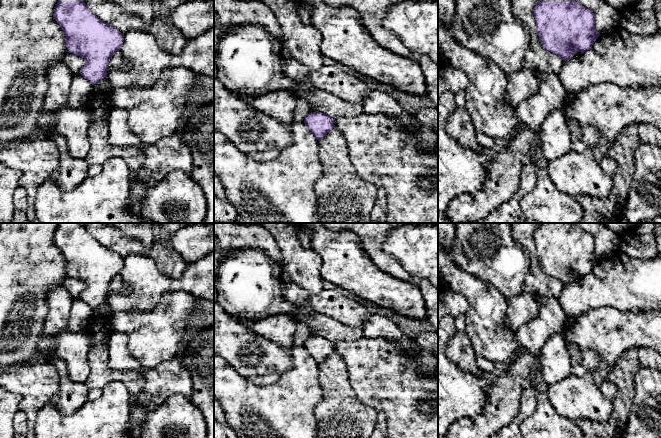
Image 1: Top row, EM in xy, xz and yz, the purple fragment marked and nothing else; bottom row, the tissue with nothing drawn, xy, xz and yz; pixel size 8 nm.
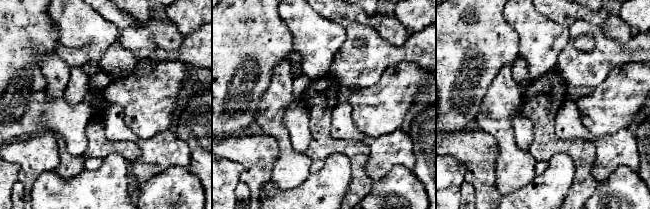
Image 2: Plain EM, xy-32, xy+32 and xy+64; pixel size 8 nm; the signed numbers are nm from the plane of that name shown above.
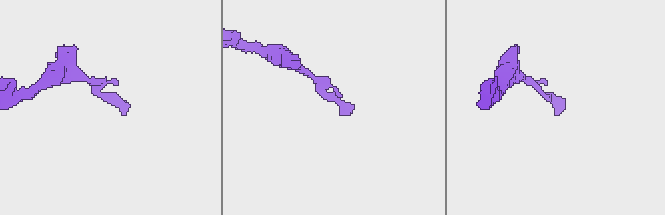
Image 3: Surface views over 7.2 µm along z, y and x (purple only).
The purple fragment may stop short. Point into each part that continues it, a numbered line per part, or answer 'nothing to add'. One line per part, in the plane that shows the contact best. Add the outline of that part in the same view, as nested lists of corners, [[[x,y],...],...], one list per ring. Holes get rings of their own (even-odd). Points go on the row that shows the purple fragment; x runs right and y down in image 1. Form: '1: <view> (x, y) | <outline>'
nothing to add

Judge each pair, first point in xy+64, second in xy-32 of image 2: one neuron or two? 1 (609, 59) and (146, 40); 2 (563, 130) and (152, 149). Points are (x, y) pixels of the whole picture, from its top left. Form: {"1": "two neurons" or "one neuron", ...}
{"1": "one neuron", "2": "one neuron"}

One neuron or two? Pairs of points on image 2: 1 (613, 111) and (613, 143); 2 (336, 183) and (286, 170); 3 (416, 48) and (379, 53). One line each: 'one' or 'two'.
1: two
2: two
3: one

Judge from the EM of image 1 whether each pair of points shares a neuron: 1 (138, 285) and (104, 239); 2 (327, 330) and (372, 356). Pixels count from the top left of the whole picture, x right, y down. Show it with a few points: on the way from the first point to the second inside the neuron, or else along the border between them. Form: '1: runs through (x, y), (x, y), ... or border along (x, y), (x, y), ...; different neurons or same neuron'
1: border along (147, 255), (129, 253), (124, 258); different neurons
2: border along (362, 337), (356, 340), (338, 340), (334, 343); different neurons

